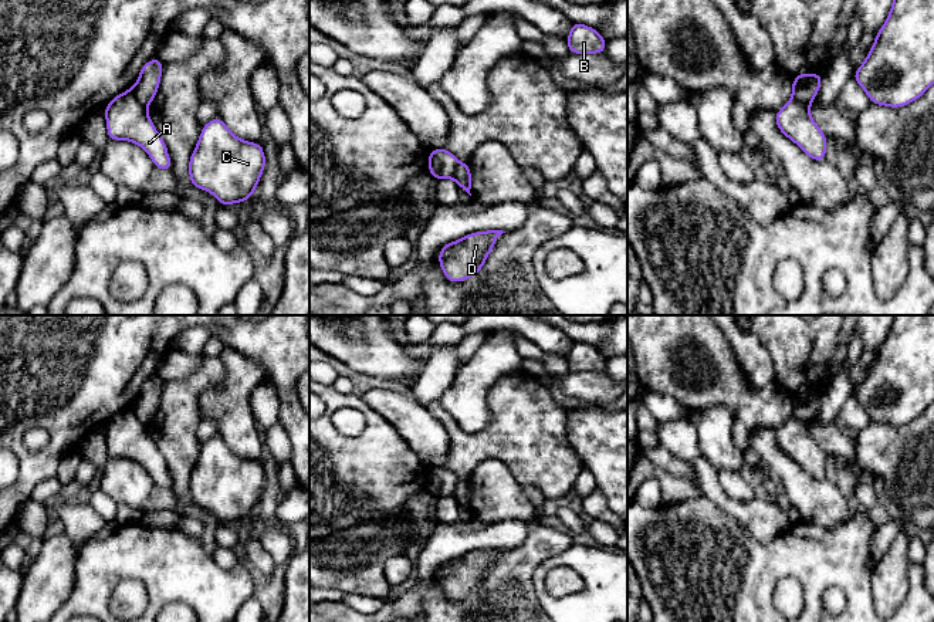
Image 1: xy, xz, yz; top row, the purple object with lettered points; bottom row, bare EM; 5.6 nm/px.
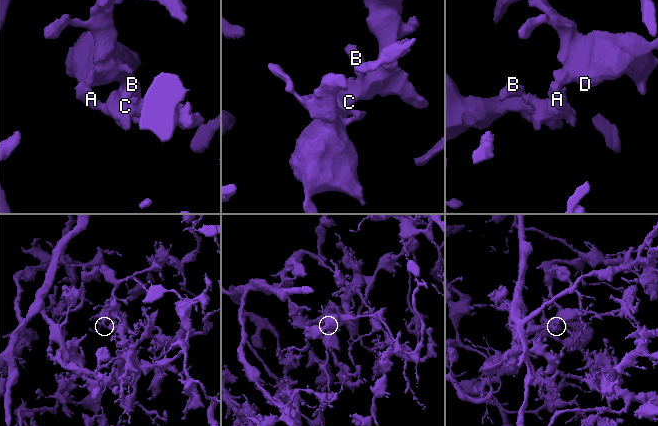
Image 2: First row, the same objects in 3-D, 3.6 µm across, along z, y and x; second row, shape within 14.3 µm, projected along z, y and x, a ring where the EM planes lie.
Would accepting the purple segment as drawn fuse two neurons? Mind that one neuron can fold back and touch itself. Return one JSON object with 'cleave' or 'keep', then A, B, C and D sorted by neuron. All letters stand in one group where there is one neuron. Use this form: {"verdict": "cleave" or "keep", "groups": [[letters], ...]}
{"verdict": "cleave", "groups": [["A", "B", "C"], ["D"]]}

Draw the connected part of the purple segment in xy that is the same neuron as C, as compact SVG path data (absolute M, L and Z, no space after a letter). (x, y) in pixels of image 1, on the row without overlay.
M217 433L202 444L187 491L192 504L210 510L223 524L248 518L264 486L263 464L234 454Z

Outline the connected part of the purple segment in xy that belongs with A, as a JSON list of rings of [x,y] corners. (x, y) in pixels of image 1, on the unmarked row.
[[[132,408],[118,412],[102,430],[109,459],[133,460],[150,474],[155,486],[170,489],[166,462],[150,439],[148,426],[136,418]]]

